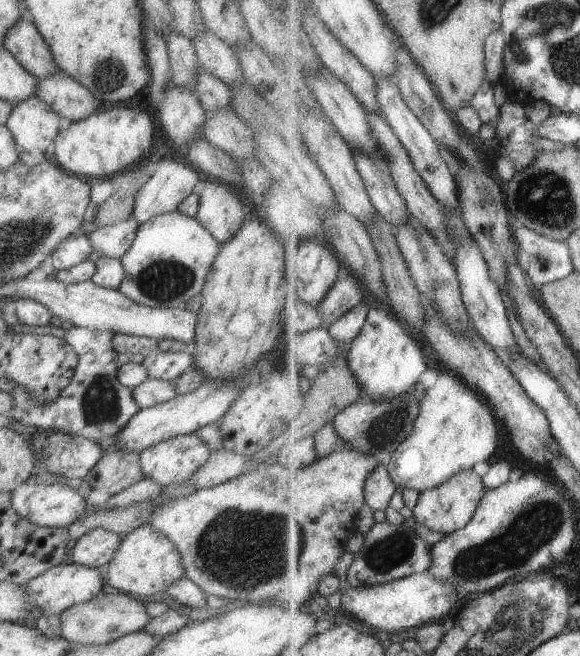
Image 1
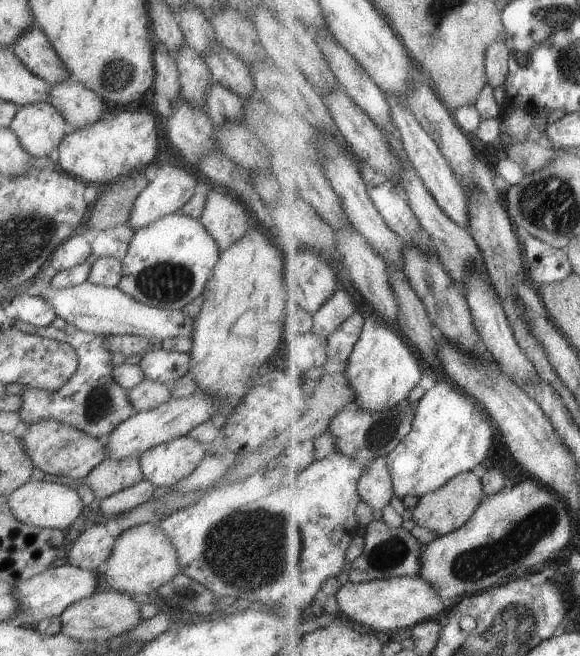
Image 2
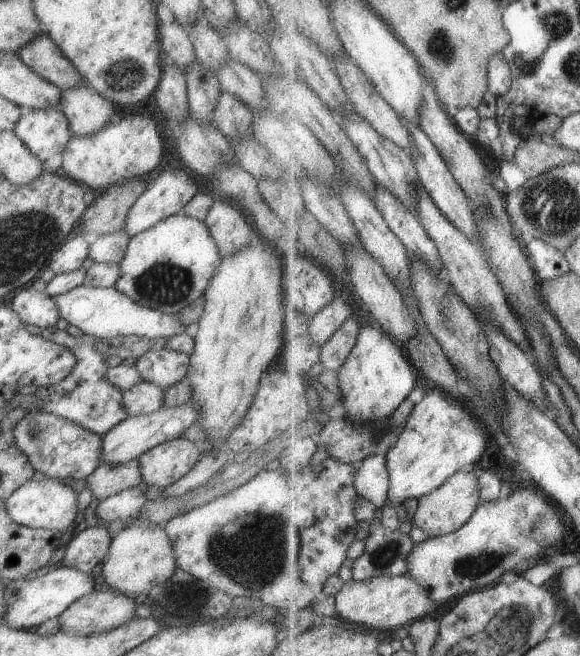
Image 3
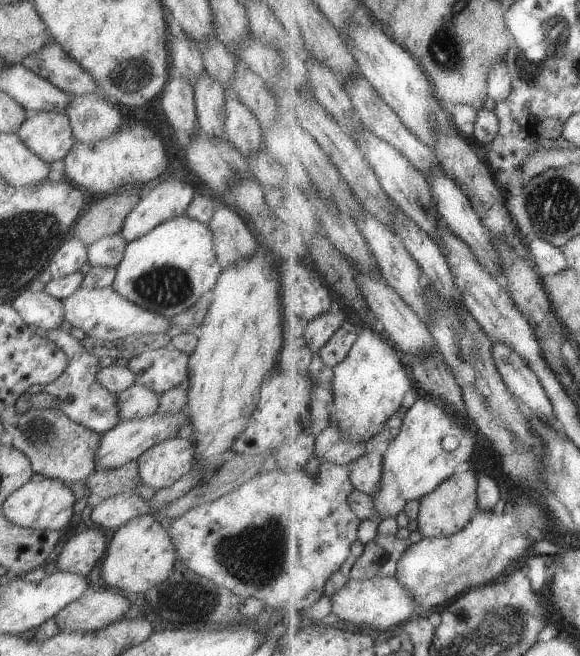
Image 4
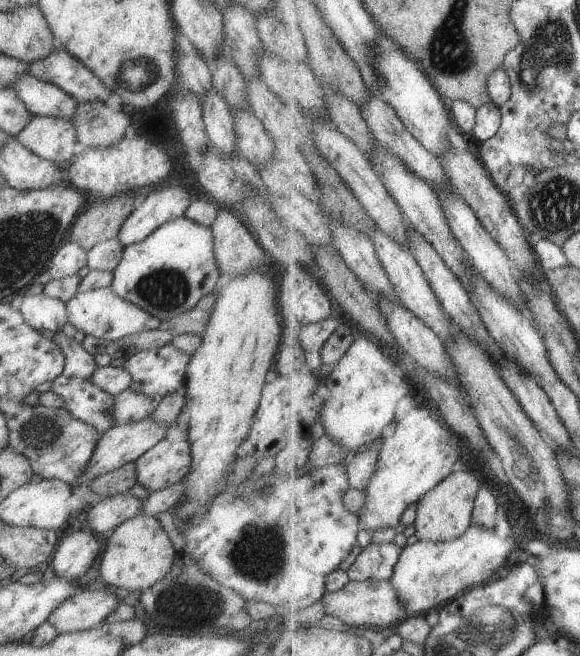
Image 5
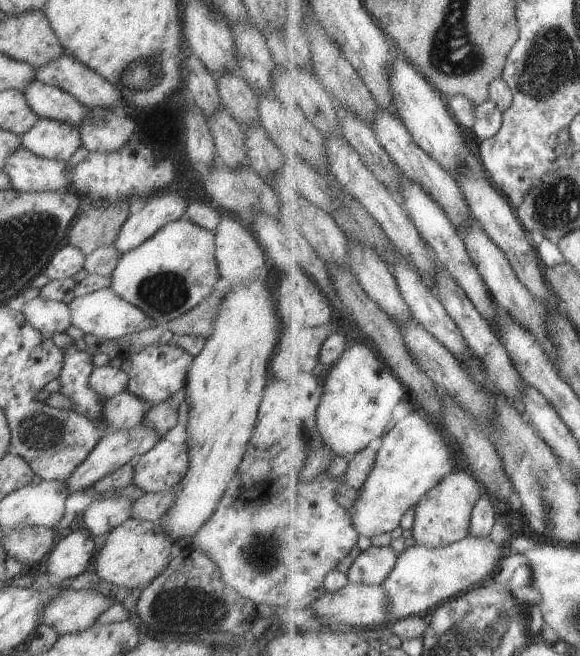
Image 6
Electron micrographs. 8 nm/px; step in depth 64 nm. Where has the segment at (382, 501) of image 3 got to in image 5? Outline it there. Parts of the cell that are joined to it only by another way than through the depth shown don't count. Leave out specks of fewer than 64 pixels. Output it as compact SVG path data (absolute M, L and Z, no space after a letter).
M375 443L370 449L359 454L353 454L346 461L349 488L366 491L374 473L378 469L382 443Z

